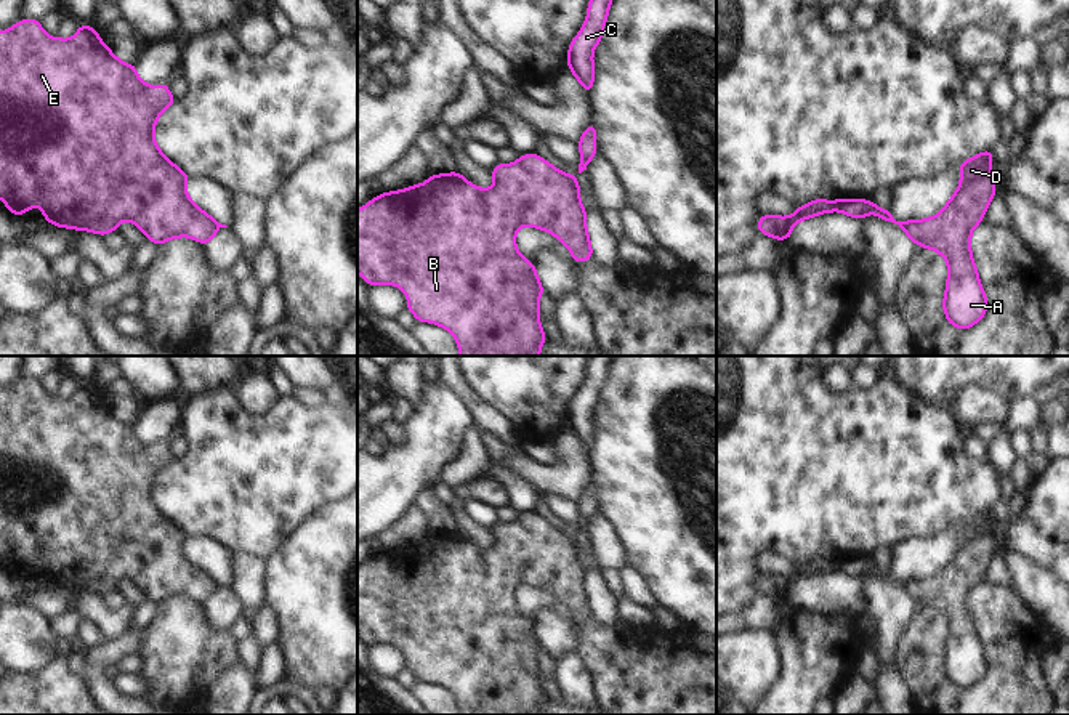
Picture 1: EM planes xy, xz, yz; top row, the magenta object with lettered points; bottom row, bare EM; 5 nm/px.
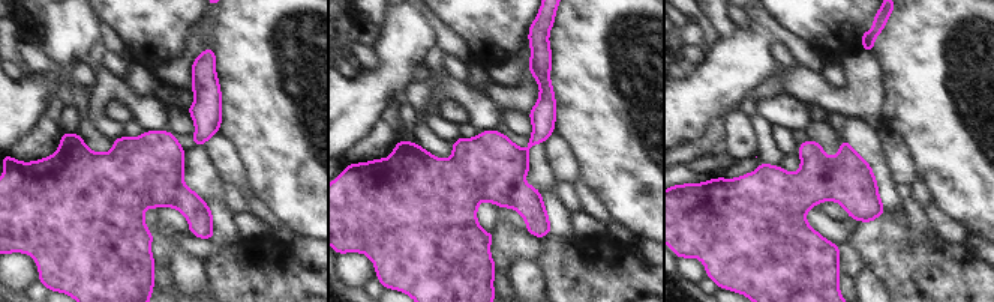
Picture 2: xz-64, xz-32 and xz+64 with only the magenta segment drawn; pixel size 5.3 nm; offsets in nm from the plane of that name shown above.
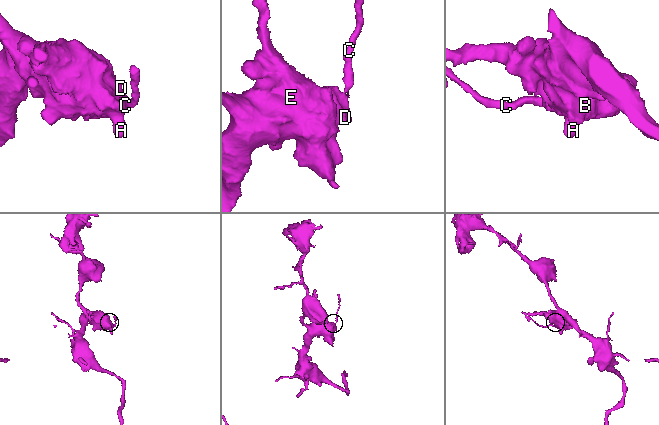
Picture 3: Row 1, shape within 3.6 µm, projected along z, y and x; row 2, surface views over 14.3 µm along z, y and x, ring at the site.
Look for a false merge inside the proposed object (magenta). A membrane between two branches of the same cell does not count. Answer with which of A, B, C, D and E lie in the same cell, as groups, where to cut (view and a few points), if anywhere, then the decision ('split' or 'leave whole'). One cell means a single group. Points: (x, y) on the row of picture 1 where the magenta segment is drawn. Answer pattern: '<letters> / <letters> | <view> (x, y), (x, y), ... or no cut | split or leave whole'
A B D E / C | xz (571, 177), (577, 189) | split

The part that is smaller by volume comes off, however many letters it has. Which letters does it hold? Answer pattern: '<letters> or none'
C

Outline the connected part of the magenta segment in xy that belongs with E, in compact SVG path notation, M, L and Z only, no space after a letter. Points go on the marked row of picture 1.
M21 19L10 29L0 32L0 199L13 215L26 215L30 207L40 207L43 210L43 220L58 228L106 236L117 231L117 226L127 220L136 224L146 239L157 247L176 237L191 237L207 245L220 228L216 221L188 196L186 184L189 176L157 147L154 139L154 127L159 117L175 103L173 95L168 91L168 83L149 87L138 77L136 66L120 61L109 46L101 42L99 32L88 24L80 24L72 38L58 38L50 37L40 21Z

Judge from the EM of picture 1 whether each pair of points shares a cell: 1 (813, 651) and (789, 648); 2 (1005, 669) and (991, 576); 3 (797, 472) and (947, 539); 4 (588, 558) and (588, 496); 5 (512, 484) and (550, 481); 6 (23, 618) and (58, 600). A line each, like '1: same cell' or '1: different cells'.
1: same cell
2: different cells
3: different cells
4: same cell
5: different cells
6: different cells

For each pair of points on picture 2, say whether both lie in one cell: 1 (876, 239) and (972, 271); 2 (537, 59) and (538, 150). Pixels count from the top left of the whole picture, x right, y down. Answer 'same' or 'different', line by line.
1: same
2: same

